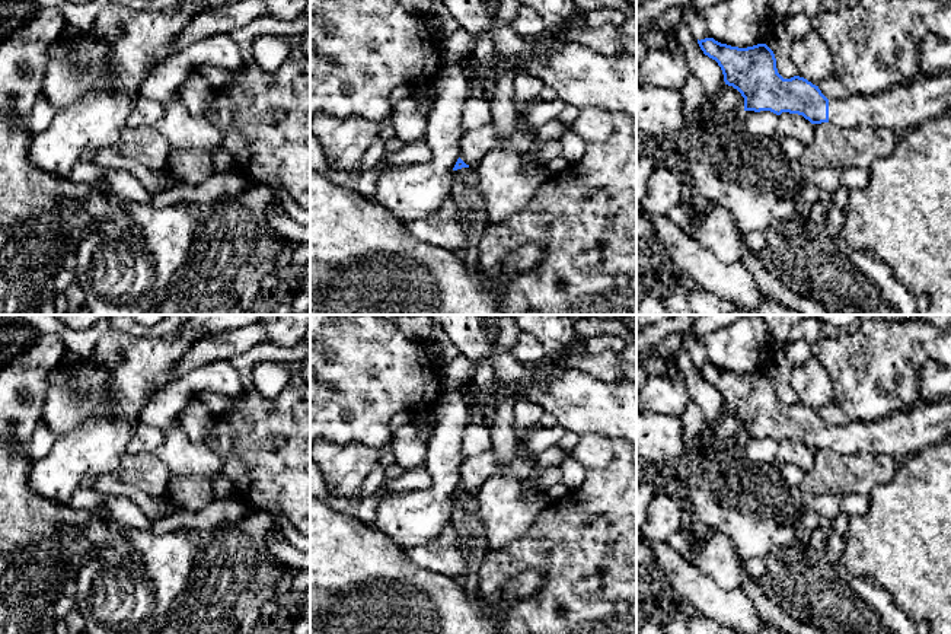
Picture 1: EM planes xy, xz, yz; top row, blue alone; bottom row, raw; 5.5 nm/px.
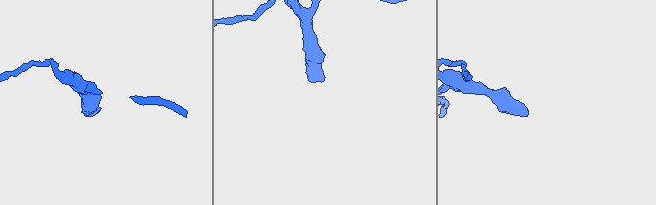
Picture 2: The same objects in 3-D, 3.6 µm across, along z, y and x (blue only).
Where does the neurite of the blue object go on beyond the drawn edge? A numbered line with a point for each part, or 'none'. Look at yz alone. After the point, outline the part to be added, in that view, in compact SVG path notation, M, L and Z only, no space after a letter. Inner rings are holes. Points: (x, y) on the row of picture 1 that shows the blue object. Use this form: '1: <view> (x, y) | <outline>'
1: yz (903, 107) | M920 74L872 96L829 101L829 124L848 130L888 127L897 137L951 109L951 74Z

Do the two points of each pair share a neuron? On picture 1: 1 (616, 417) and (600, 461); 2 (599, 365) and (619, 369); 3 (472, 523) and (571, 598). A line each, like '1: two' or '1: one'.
1: two
2: one
3: two

